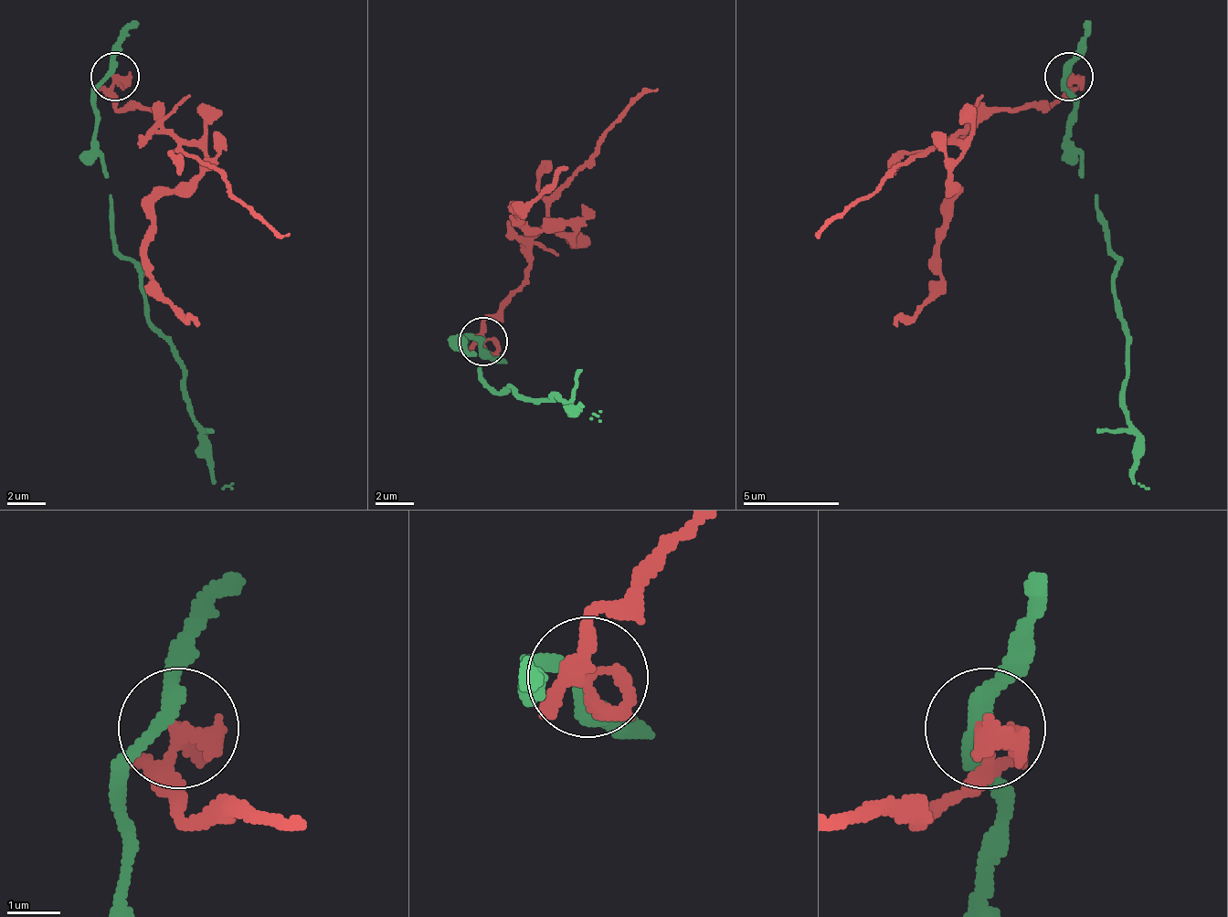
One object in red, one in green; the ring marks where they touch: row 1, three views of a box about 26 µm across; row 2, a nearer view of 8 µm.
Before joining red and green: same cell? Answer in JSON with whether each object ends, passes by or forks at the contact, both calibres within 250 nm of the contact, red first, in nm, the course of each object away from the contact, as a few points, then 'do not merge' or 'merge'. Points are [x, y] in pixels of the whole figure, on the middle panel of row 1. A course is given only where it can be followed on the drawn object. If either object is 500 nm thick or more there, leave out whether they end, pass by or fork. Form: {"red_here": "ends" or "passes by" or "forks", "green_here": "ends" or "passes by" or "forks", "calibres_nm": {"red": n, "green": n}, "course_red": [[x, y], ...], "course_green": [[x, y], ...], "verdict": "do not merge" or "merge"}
{"red_here": "passes by", "green_here": "passes by", "calibres_nm": {"red": 320, "green": 280}, "course_red": [[484, 342], [480, 332], [523, 279], [528, 246], [542, 231], [571, 231], [513, 212], [566, 169]], "course_green": [[480, 342], [465, 342], [480, 376], [503, 391], [556, 395], [590, 415], [600, 410]], "verdict": "do not merge"}

